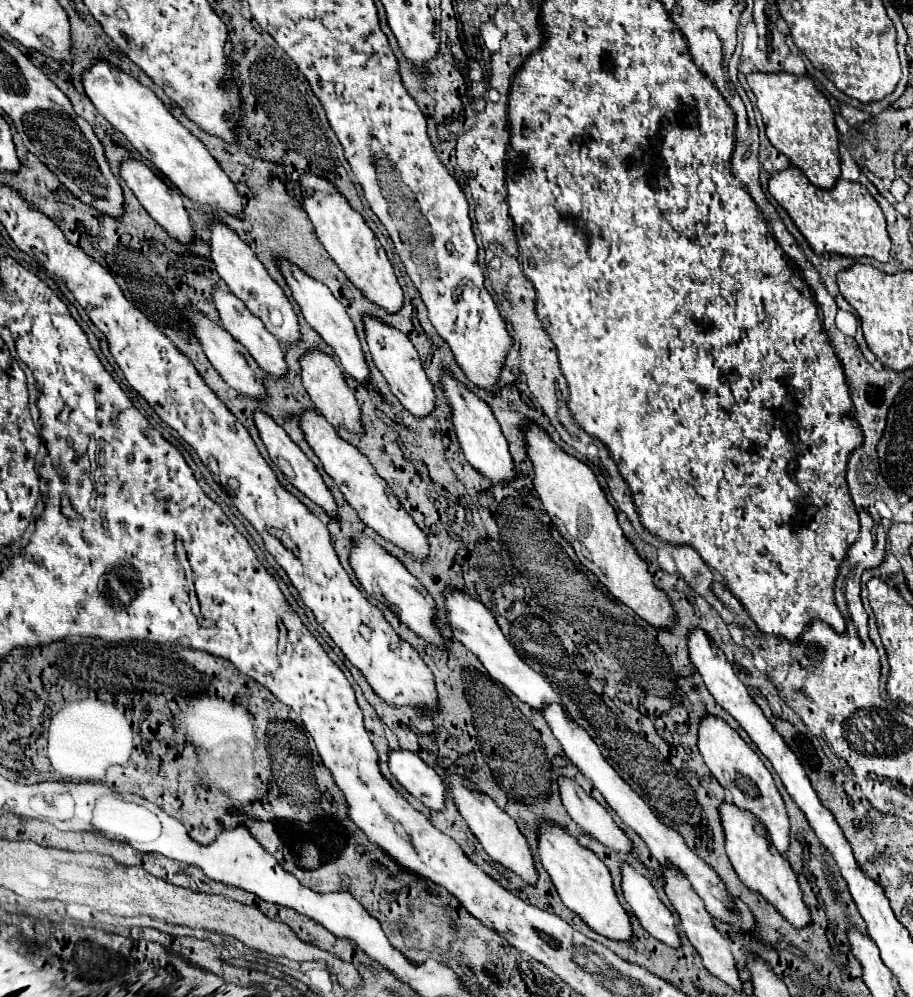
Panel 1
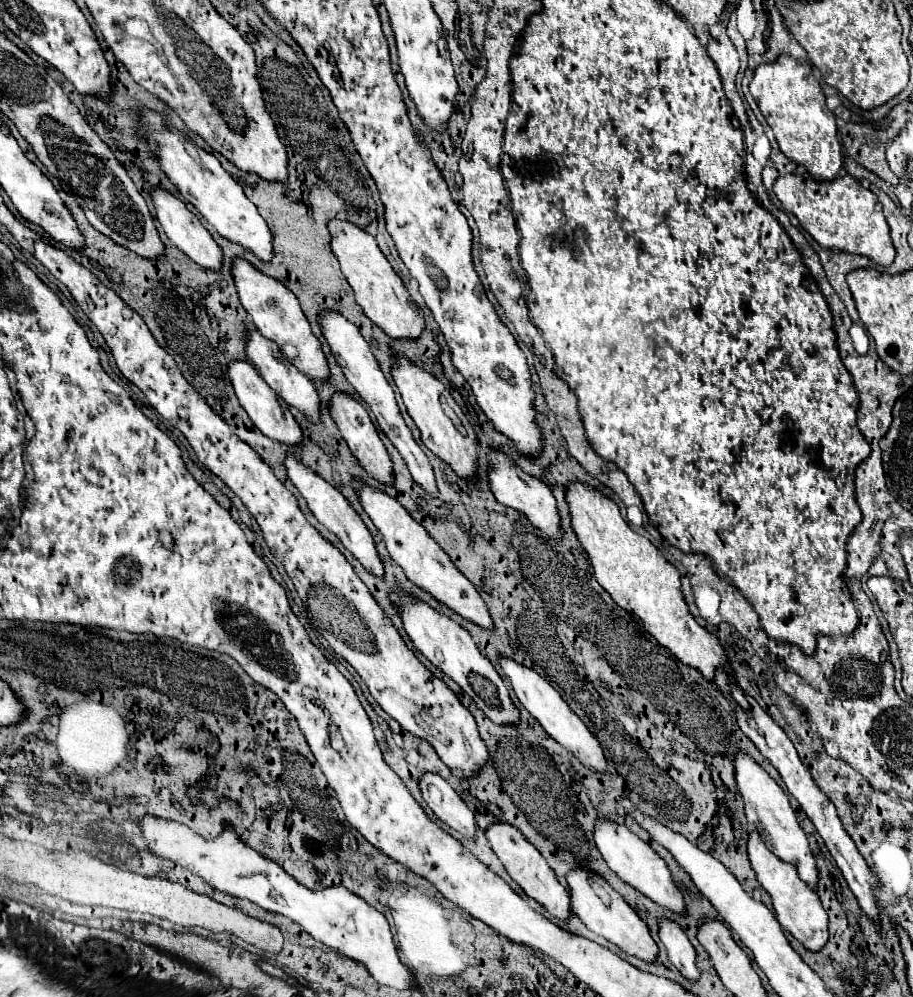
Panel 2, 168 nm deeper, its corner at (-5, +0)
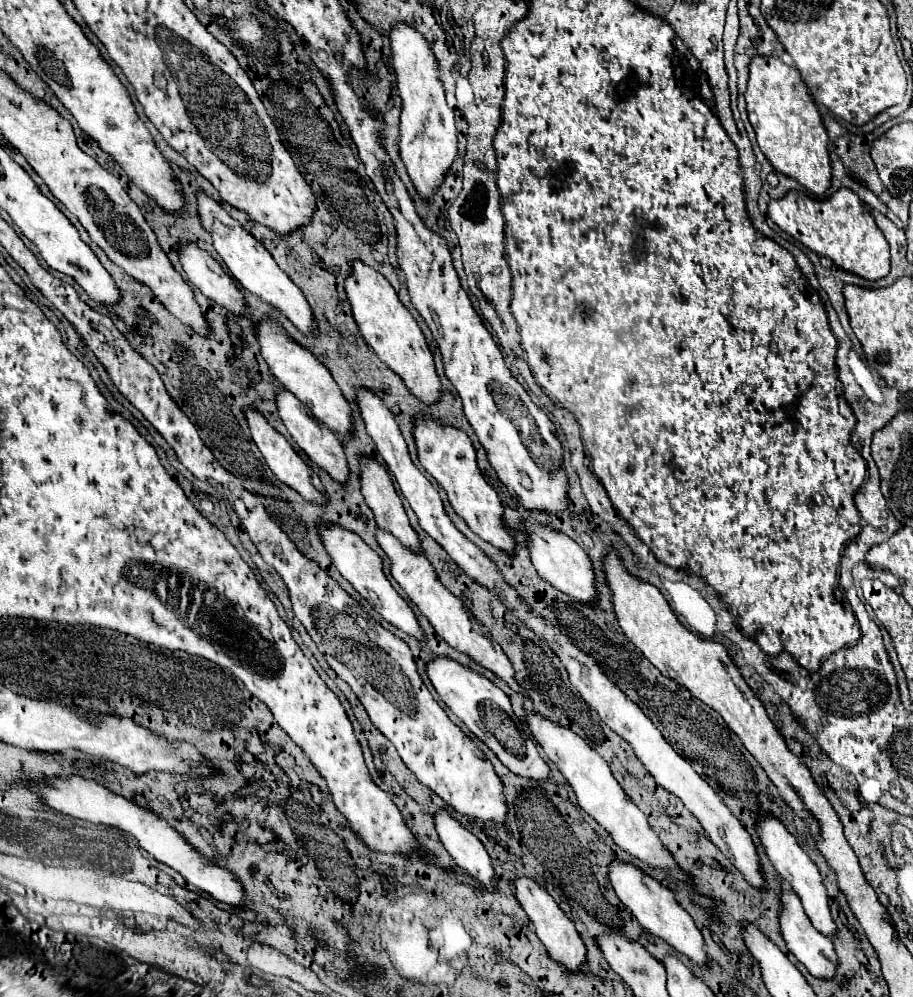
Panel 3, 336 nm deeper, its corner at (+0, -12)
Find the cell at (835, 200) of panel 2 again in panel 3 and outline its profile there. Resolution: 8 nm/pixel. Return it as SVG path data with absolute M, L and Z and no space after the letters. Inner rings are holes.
M842 187L832 197L814 199L802 193L788 193L786 197L772 201L768 207L772 221L790 237L806 245L820 257L830 257L840 269L876 281L890 271L890 245L882 231L874 223L874 217L864 207L860 197Z

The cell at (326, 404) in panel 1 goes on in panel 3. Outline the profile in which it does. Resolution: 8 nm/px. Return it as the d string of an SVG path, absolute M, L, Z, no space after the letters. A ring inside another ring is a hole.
M370 457L362 459L362 467L362 495L374 513L376 525L396 535L396 539L400 539L400 543L404 543L404 547L408 547L412 553L422 555L424 551L420 547L420 539L408 521L388 471Z

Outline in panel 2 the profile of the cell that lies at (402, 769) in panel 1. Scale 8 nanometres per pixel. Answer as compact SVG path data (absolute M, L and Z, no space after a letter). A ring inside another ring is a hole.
M423 773L417 781L425 803L451 829L465 837L475 837L475 819L471 809L463 803L459 793L437 773Z

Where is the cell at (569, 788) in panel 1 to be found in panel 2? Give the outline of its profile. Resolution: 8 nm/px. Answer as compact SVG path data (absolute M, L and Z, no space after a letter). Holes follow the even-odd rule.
M597 819L597 827L593 831L595 837L595 845L599 849L599 853L603 855L603 859L607 861L609 869L613 873L617 873L623 881L627 881L629 885L633 885L637 891L641 891L643 895L647 895L649 899L653 899L655 903L675 911L675 913L683 913L685 911L685 903L683 903L683 895L681 891L675 887L669 867L665 865L665 861L649 847L649 843L641 841L635 833L631 833L625 825L613 823L609 819Z

